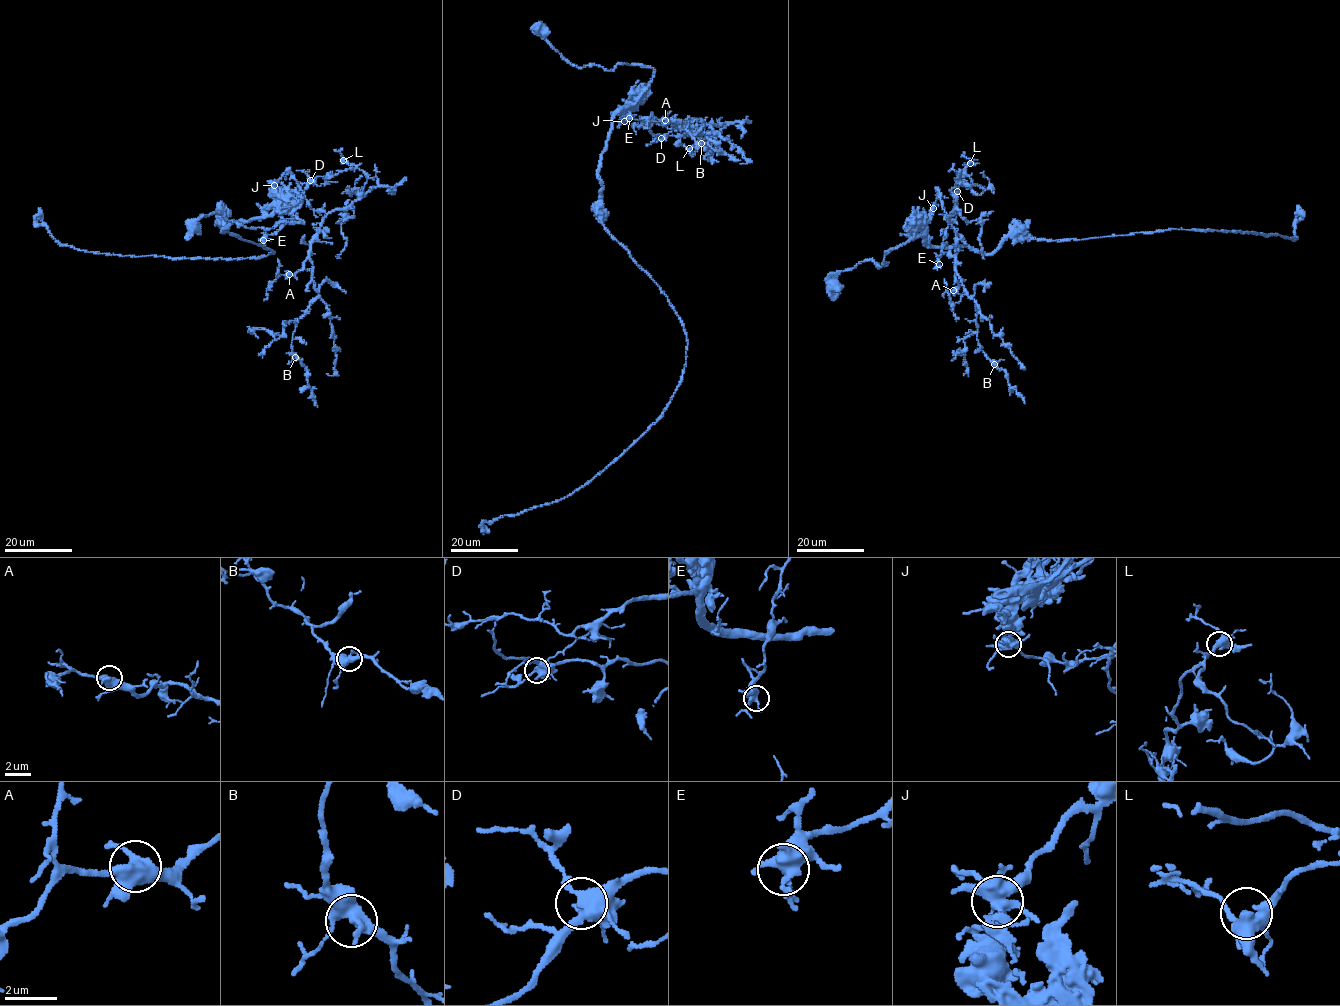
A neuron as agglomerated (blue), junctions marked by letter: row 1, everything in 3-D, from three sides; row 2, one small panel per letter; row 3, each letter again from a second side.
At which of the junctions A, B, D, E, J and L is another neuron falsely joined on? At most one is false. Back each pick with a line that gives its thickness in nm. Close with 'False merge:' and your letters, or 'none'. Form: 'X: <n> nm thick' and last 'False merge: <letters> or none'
J: 480 nm thick
False merge: J

